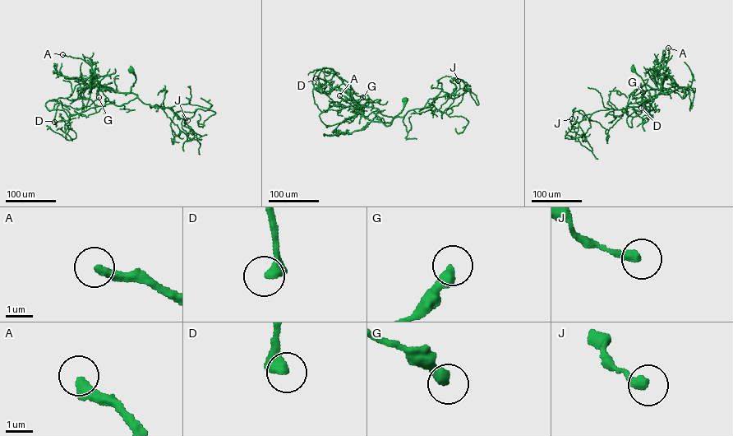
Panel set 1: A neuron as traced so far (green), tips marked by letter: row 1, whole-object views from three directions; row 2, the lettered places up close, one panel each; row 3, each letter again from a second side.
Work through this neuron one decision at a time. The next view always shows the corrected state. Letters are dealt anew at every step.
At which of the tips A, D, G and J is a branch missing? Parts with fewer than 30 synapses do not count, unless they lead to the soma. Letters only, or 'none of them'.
D

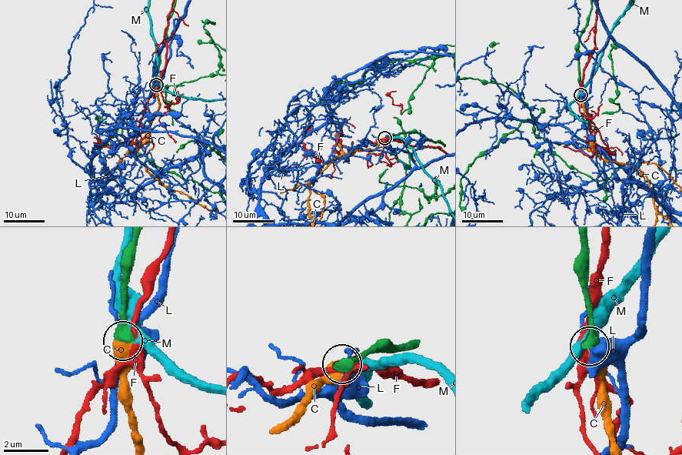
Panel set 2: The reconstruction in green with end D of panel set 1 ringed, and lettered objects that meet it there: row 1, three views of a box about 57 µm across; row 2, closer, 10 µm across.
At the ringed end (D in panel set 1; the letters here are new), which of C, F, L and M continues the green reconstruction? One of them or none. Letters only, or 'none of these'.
C

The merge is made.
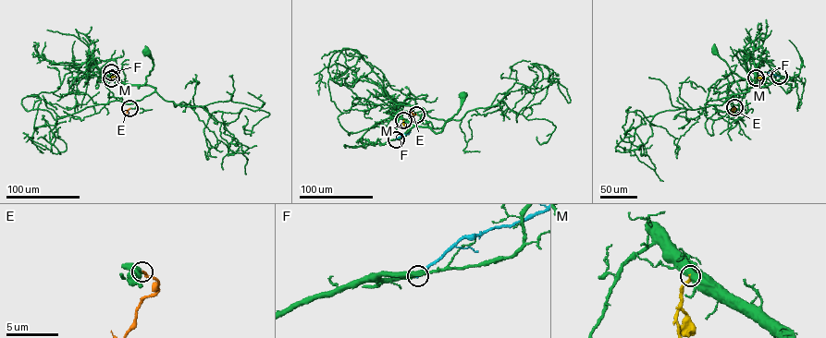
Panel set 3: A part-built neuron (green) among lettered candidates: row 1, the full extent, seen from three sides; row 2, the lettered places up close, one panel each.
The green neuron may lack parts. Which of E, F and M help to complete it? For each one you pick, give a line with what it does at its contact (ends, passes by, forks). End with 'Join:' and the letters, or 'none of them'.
E: It ends there
Join: E

